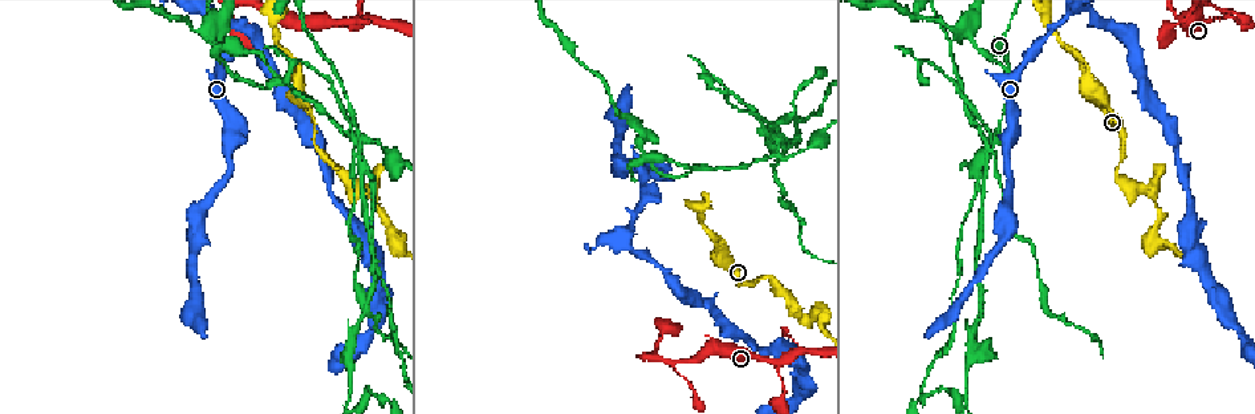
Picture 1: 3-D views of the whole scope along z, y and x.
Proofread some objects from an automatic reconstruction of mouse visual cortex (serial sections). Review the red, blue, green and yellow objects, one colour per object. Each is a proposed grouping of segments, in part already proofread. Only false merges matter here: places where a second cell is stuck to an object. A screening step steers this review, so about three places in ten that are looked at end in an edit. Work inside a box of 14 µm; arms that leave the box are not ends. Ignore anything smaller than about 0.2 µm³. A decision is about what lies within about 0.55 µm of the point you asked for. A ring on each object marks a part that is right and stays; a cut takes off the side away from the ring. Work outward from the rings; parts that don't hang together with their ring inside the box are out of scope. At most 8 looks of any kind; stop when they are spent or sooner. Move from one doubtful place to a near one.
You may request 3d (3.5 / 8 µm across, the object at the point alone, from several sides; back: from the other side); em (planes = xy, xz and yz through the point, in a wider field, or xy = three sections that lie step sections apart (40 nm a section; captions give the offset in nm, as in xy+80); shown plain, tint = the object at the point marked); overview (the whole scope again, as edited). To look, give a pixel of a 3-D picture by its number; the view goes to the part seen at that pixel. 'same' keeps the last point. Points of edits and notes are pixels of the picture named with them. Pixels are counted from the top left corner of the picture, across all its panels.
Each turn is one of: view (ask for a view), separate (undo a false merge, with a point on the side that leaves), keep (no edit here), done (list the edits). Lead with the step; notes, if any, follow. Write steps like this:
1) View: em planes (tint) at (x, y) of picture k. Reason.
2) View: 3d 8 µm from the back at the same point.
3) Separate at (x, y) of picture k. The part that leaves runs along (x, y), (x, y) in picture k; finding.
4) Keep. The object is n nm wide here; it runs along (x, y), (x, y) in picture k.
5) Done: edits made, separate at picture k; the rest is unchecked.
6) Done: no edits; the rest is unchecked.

View: 3d 3.5 µm at (374, 23) of picture 1. Calibre changes.

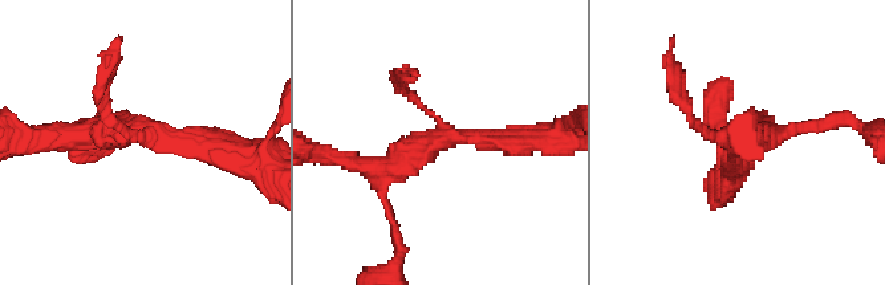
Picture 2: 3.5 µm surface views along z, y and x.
View: em xy step 2 (tint) at (146, 132) of picture 2. 3 arms meet here; the arms are 100, 250, 300 nm wide; shape alone is not enough.

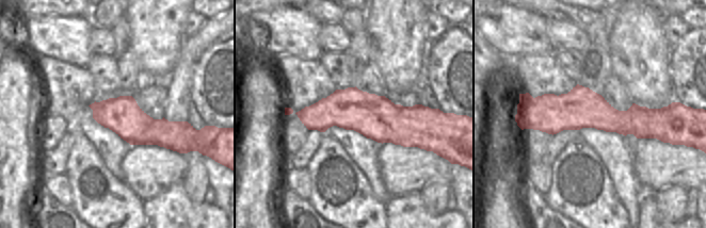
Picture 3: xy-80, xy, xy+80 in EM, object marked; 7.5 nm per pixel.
View: em planes (tint) at the same point.

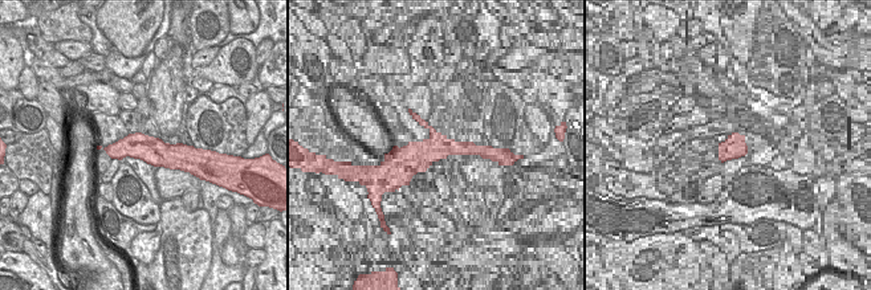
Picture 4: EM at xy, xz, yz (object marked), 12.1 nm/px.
Keep. It runs along (361, 163), (443, 133), (528, 137) in picture 2; one cell here.

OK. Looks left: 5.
View: 3d 3.5 µm at (278, 15) of picture 1.

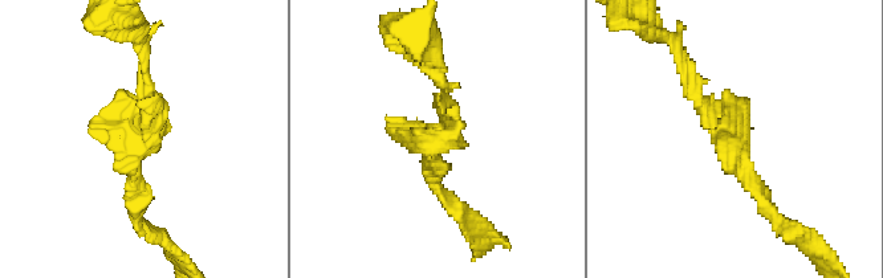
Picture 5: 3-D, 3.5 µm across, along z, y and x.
View: em xy step 3 (tint) at (138, 143) of picture 5.

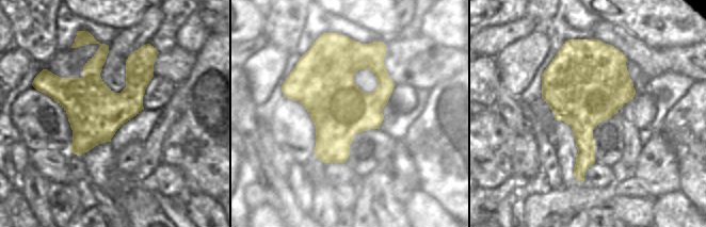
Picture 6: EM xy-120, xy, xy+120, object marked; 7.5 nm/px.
View: em planes (tint) at the same point.

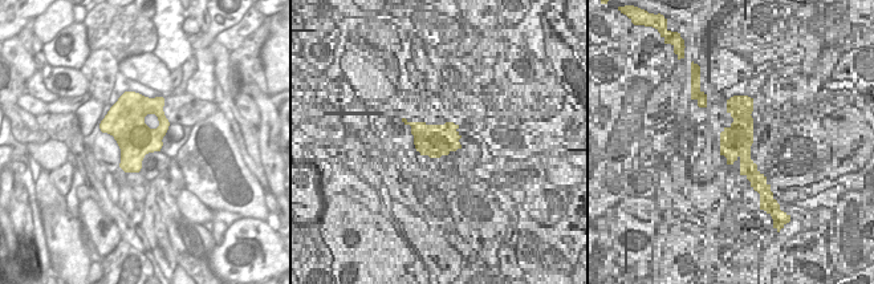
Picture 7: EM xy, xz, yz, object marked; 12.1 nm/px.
Keep. One cell here.

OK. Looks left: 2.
Done: no edits; the rest is unchecked.

